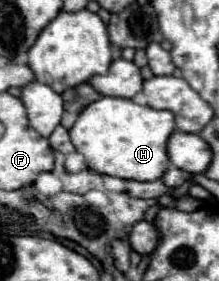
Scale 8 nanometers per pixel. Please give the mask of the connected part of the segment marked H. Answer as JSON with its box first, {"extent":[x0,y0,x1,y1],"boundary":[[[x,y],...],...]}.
{"extent":[69,96,175,182],"boundary":[[[103,96],[79,114],[69,134],[75,150],[85,156],[89,170],[123,180],[151,182],[159,180],[169,166],[167,138],[173,130],[175,120],[169,110],[153,110],[127,98]]]}

